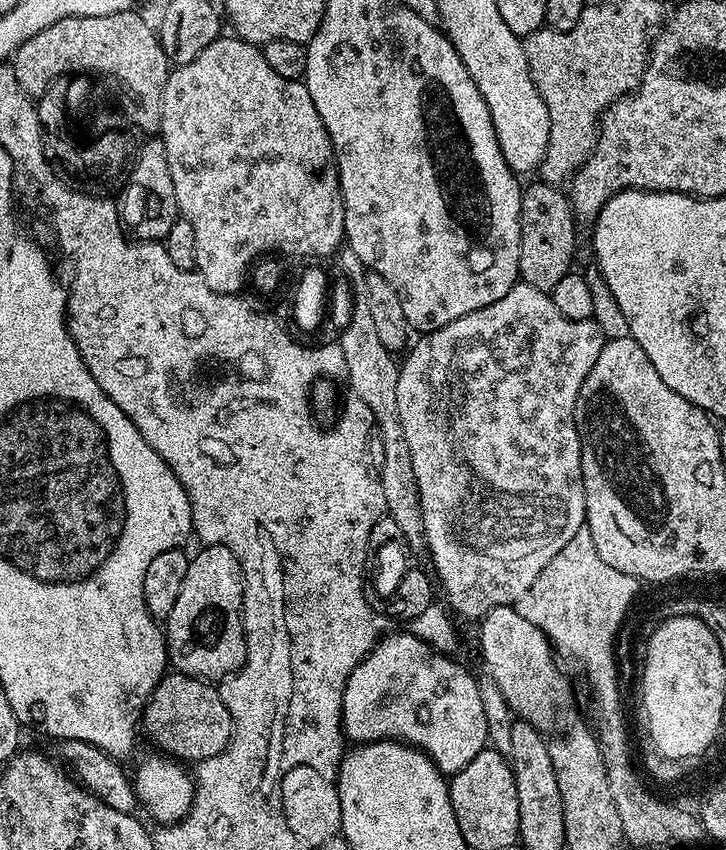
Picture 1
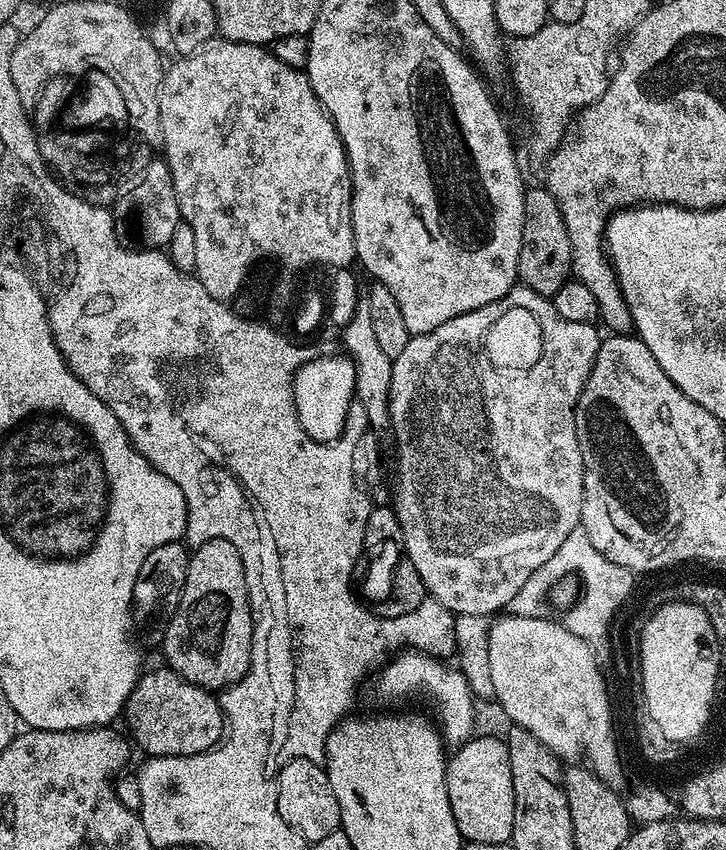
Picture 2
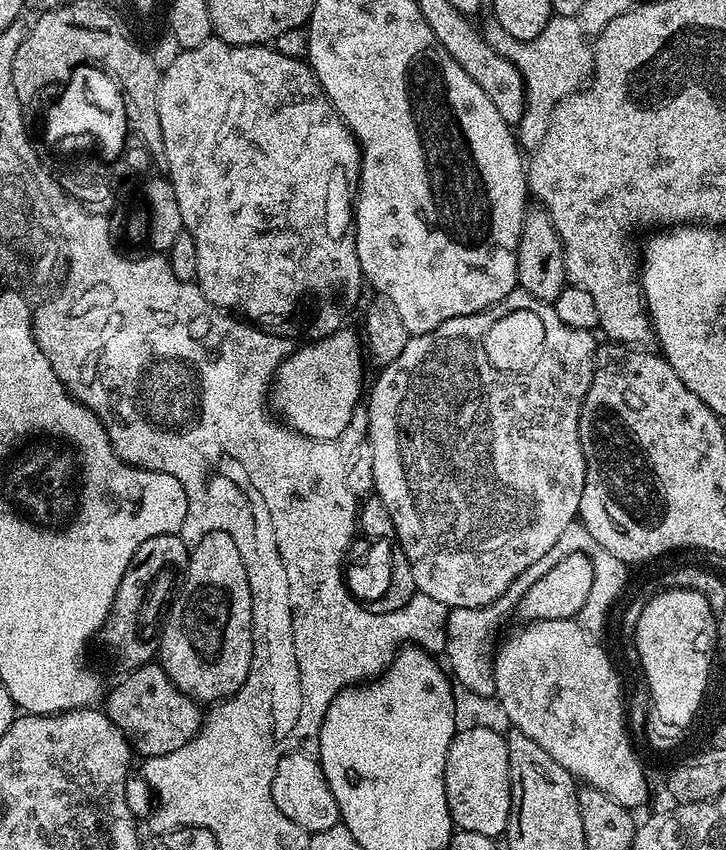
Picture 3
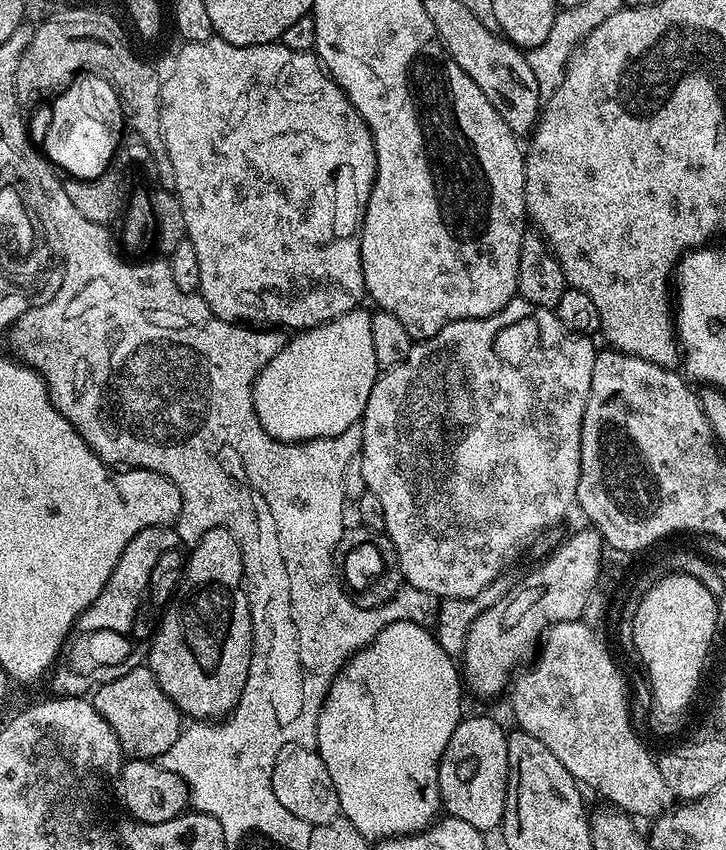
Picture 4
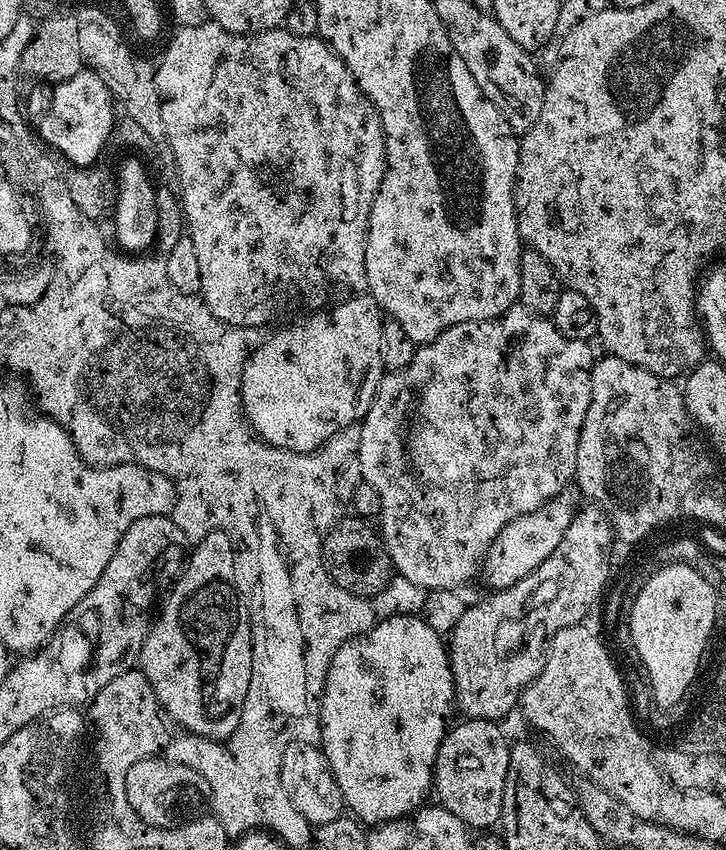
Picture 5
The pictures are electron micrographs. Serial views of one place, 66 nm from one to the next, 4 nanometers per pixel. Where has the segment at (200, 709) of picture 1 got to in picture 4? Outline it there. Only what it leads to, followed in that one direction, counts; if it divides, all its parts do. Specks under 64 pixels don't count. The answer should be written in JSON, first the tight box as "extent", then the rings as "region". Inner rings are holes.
{"extent":[91,666,182,761],"region":[[[141,666],[101,684],[91,697],[92,704],[106,718],[110,730],[120,743],[121,753],[133,760],[155,761],[174,742],[178,742],[182,731],[182,713],[171,698],[158,686],[158,678],[147,666]]]}

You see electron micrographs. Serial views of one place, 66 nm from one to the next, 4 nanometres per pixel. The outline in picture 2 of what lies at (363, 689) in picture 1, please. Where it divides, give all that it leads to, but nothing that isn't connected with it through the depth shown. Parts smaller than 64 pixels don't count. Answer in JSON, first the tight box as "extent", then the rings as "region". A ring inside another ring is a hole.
{"extent":[376,650,476,746],"region":[[[415,650],[396,652],[379,669],[380,677],[376,680],[376,688],[385,700],[385,705],[396,706],[399,700],[408,700],[411,696],[428,696],[432,708],[436,711],[435,723],[438,725],[445,745],[459,746],[471,740],[476,728],[476,704],[472,701],[472,688],[469,677],[460,673],[459,667],[441,662],[426,653]]]}

